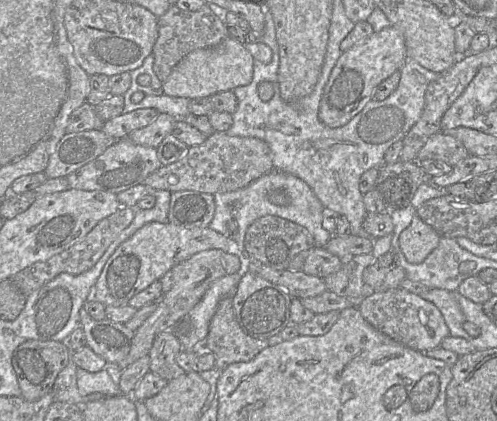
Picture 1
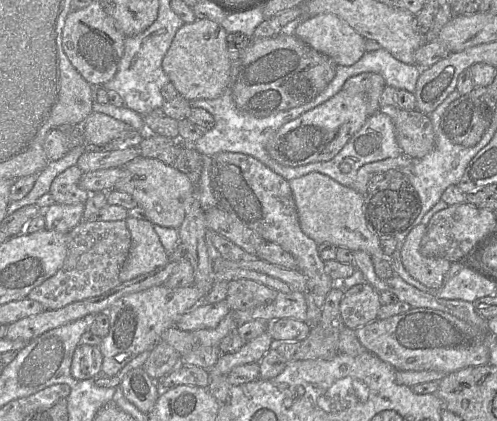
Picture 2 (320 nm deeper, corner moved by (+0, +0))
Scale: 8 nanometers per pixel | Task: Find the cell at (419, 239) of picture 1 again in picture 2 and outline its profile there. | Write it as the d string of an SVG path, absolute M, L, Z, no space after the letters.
M416 225L406 237L401 250L401 261L409 274L421 284L439 289L452 263L441 257L427 257L421 253L421 241L427 232L427 225Z

